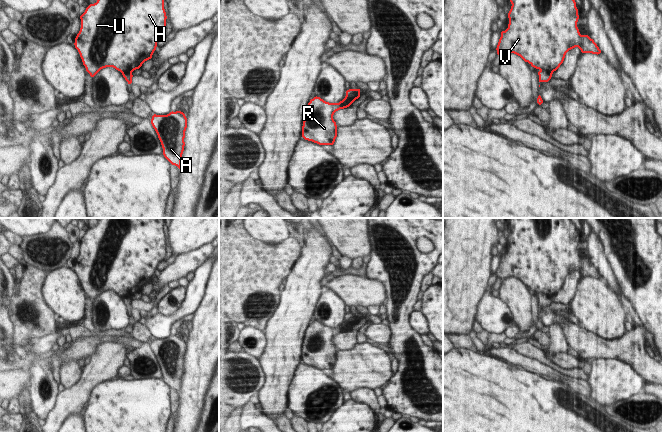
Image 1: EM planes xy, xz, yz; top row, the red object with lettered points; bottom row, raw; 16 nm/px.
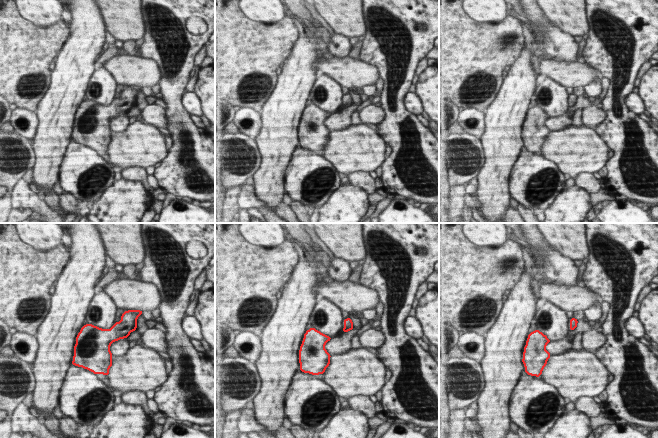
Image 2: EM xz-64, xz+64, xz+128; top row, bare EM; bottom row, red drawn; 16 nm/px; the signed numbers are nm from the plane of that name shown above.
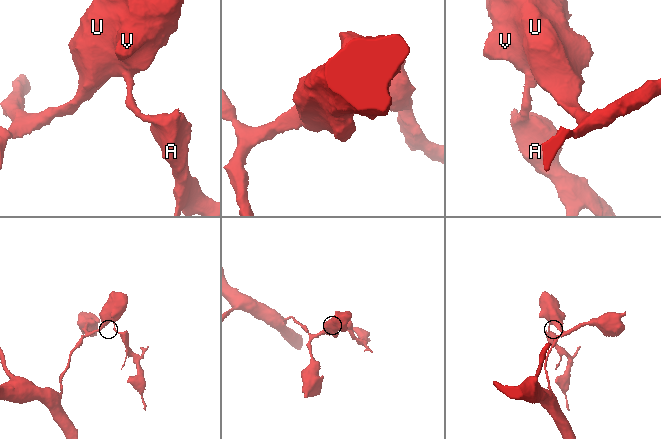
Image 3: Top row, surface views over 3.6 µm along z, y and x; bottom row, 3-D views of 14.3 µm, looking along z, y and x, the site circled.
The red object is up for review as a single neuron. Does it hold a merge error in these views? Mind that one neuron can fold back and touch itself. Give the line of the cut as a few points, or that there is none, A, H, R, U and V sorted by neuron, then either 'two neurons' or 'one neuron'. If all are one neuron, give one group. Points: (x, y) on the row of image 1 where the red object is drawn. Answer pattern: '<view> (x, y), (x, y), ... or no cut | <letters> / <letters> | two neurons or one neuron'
xy (131, 70), (126, 70), (122, 74) | A / H R U V | two neurons

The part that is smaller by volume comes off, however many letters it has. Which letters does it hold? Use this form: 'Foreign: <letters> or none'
Foreign: A

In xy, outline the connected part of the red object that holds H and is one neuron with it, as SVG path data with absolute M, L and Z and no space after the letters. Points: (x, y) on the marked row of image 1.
M98 0L87 6L80 16L81 28L74 45L91 78L106 67L114 67L122 74L126 71L134 71L139 69L145 61L152 59L158 40L167 35L167 16L163 3L164 0Z

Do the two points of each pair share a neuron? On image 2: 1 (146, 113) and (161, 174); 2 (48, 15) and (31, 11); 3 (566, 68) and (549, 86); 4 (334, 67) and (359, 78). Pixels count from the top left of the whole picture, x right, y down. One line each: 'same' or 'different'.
1: different
2: same
3: different
4: same

